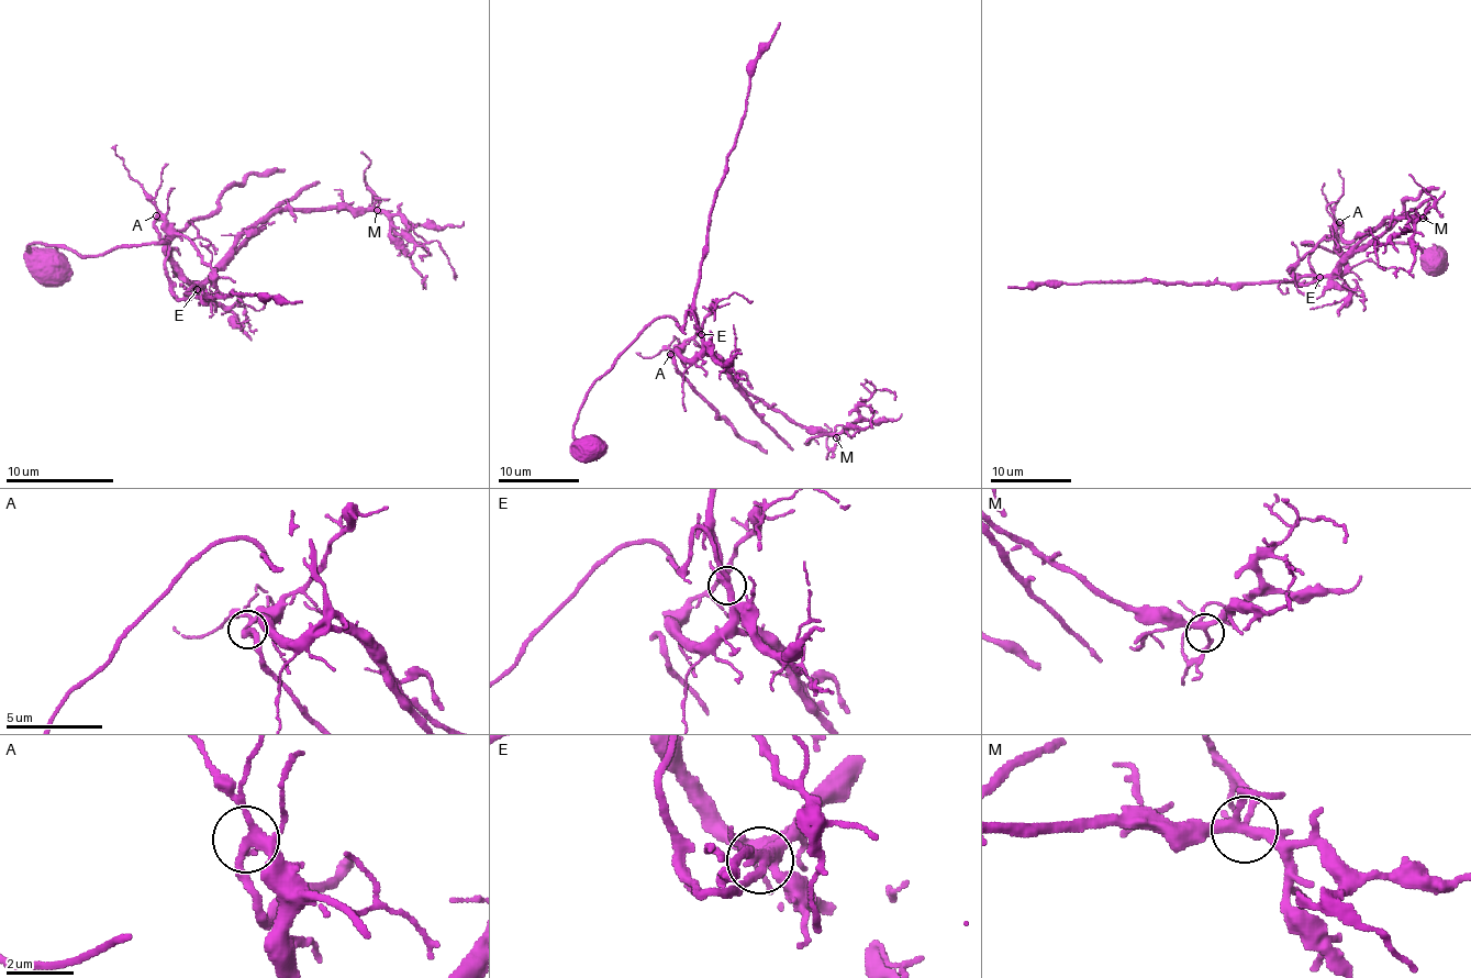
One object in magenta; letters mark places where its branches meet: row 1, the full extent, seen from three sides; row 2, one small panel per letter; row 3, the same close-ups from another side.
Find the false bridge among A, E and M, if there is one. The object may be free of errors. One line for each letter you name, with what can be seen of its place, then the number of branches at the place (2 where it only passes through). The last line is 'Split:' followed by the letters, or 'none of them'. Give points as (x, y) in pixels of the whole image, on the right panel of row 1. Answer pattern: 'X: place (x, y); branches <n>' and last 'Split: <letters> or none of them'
Split: none of them

